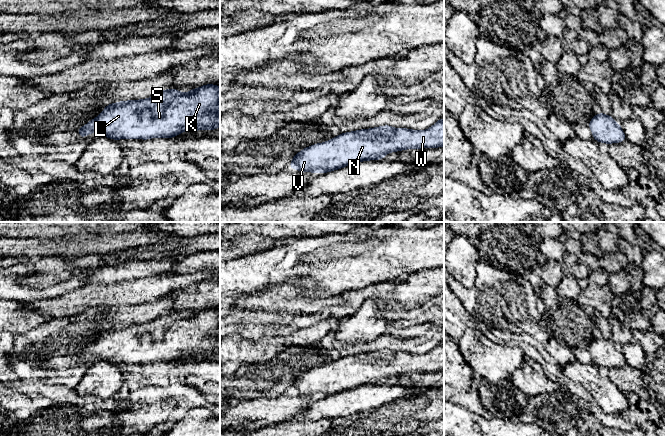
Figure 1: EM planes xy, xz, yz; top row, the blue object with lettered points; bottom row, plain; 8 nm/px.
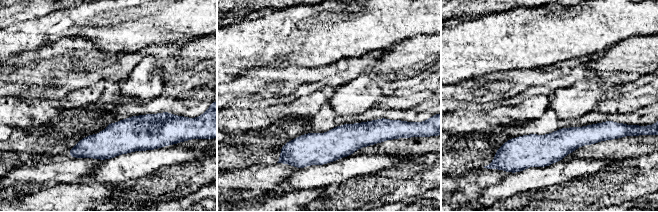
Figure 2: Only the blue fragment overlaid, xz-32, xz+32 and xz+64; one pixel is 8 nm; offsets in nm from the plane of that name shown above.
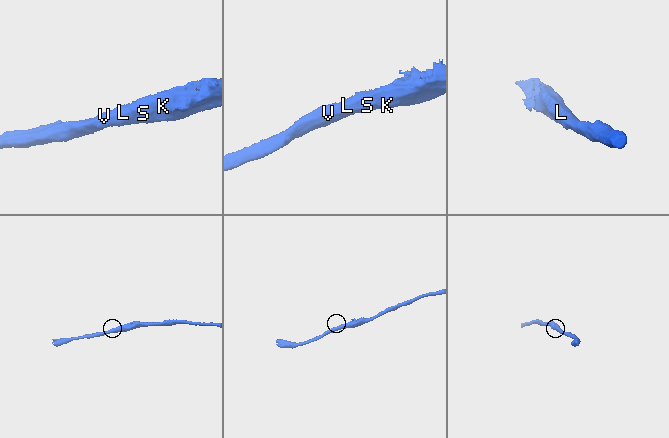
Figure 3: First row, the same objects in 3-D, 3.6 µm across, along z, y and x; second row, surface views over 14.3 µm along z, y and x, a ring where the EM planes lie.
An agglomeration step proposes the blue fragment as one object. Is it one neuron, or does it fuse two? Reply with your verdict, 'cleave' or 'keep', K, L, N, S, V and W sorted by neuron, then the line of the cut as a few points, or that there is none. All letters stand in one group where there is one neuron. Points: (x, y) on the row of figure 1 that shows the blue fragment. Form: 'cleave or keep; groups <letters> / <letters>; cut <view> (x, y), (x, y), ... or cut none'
keep; groups K L N S V W; cut none

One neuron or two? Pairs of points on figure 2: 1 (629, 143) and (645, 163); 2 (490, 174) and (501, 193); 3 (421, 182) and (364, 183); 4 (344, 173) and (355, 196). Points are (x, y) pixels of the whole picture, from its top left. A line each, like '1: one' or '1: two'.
1: two
2: two
3: one
4: two

